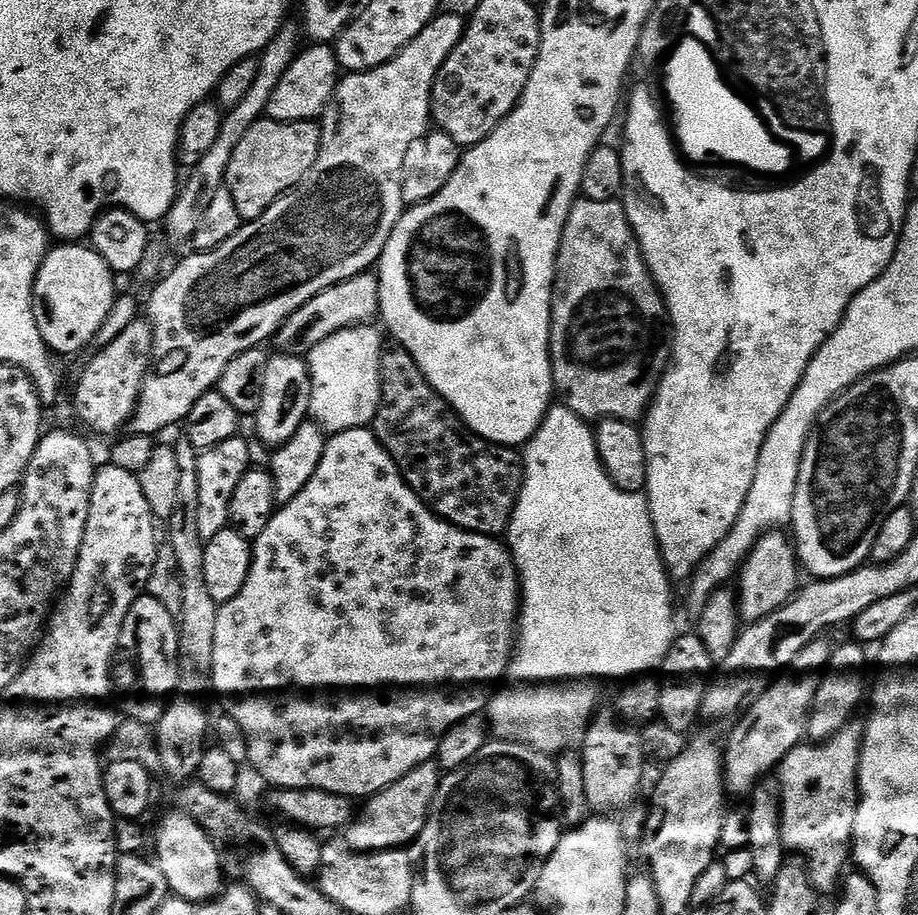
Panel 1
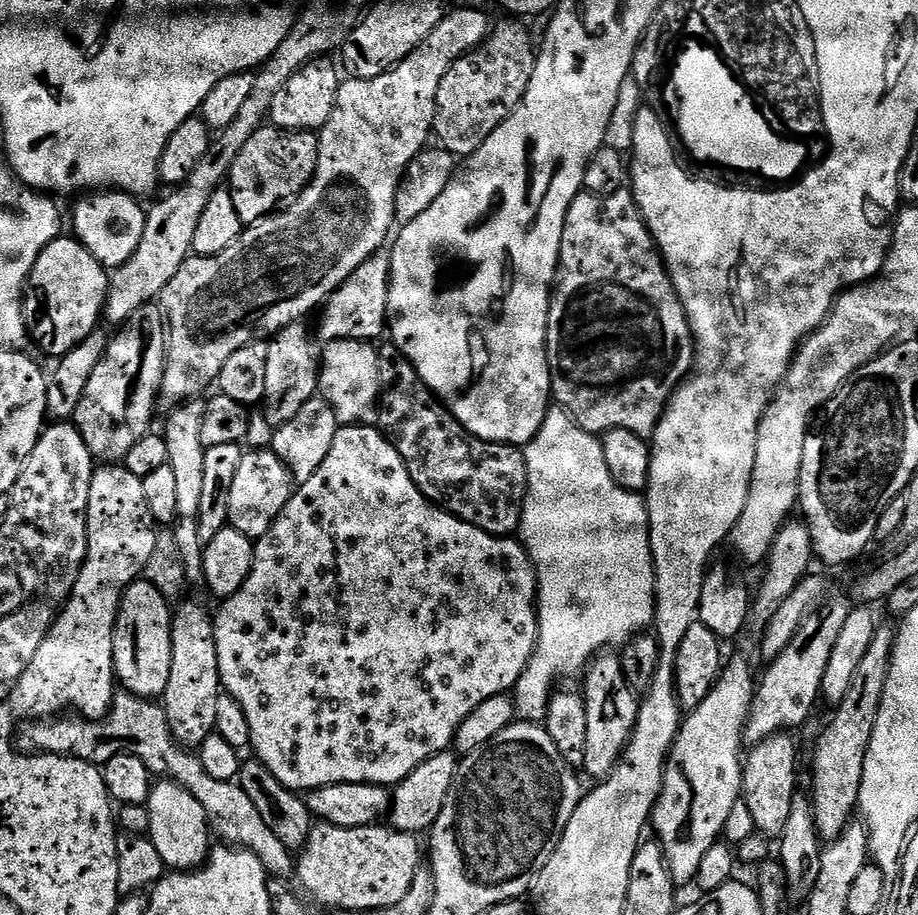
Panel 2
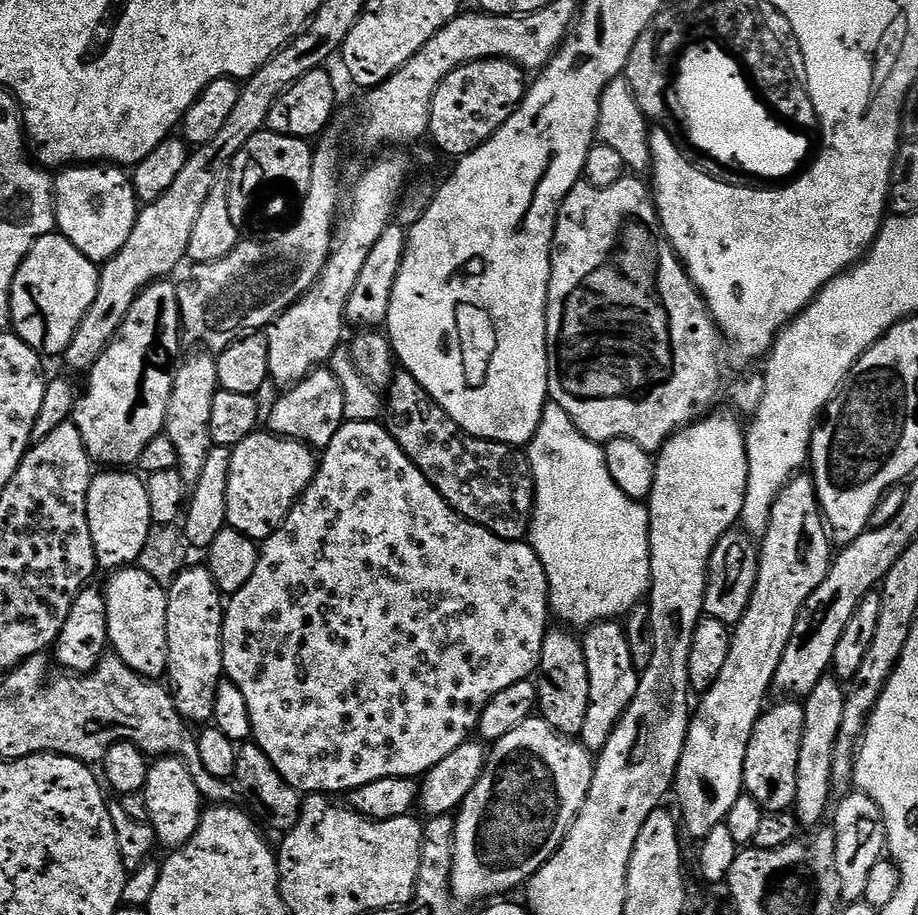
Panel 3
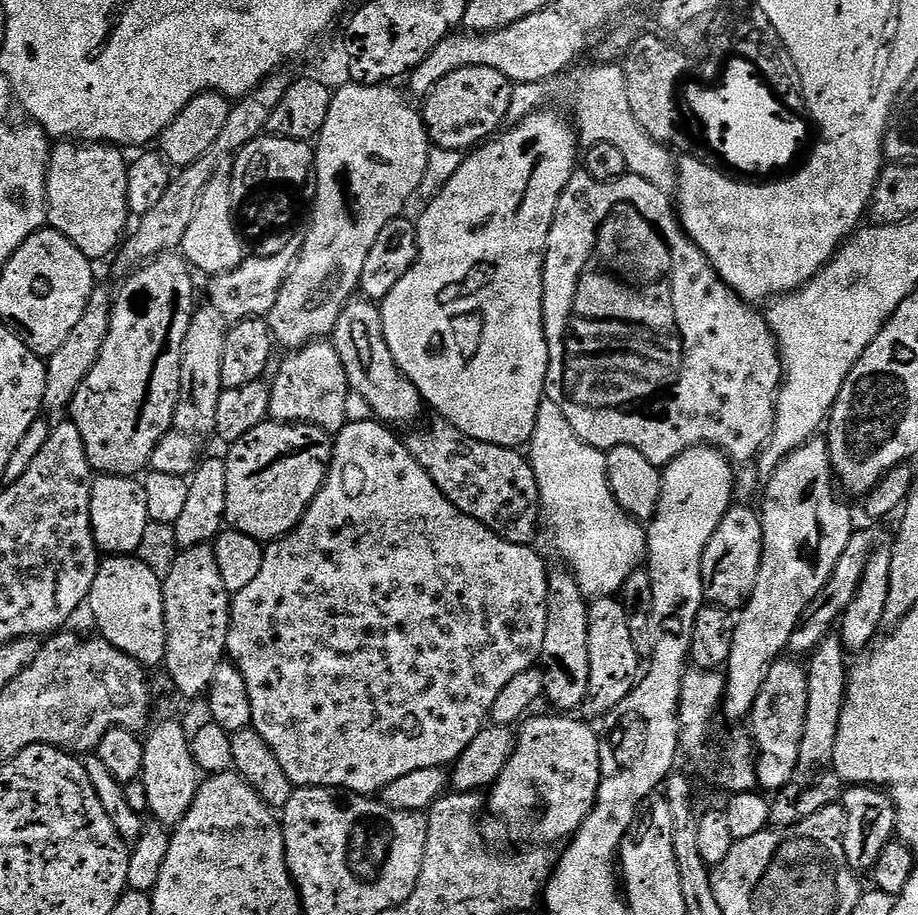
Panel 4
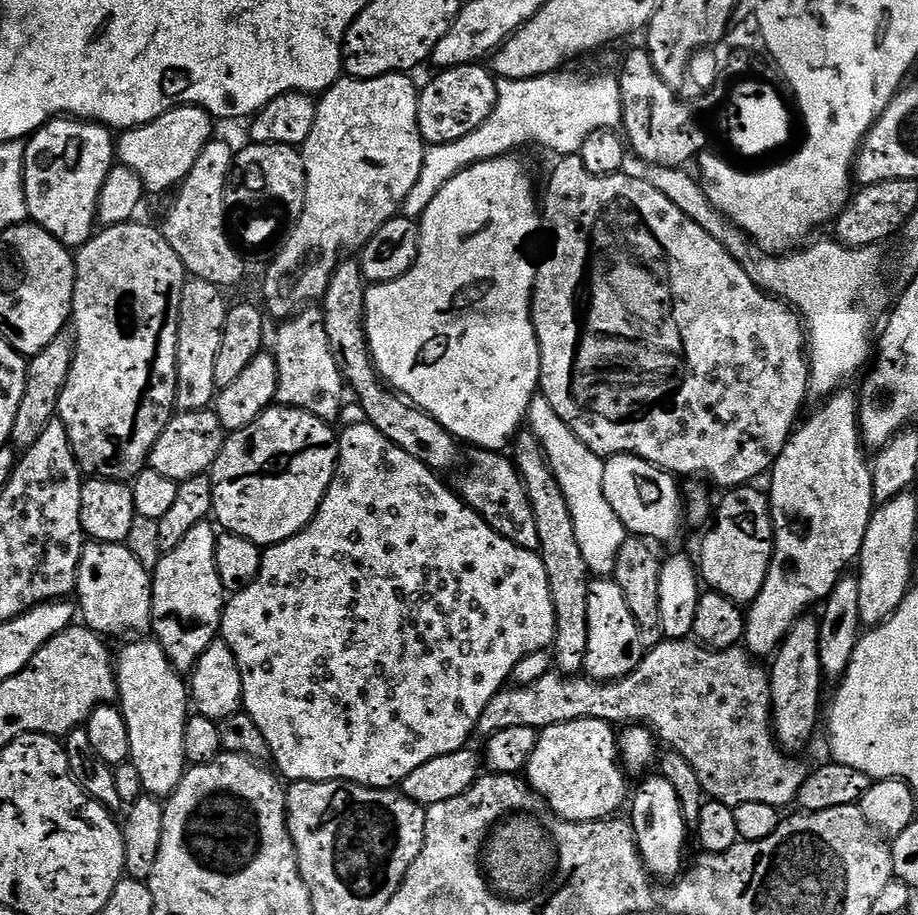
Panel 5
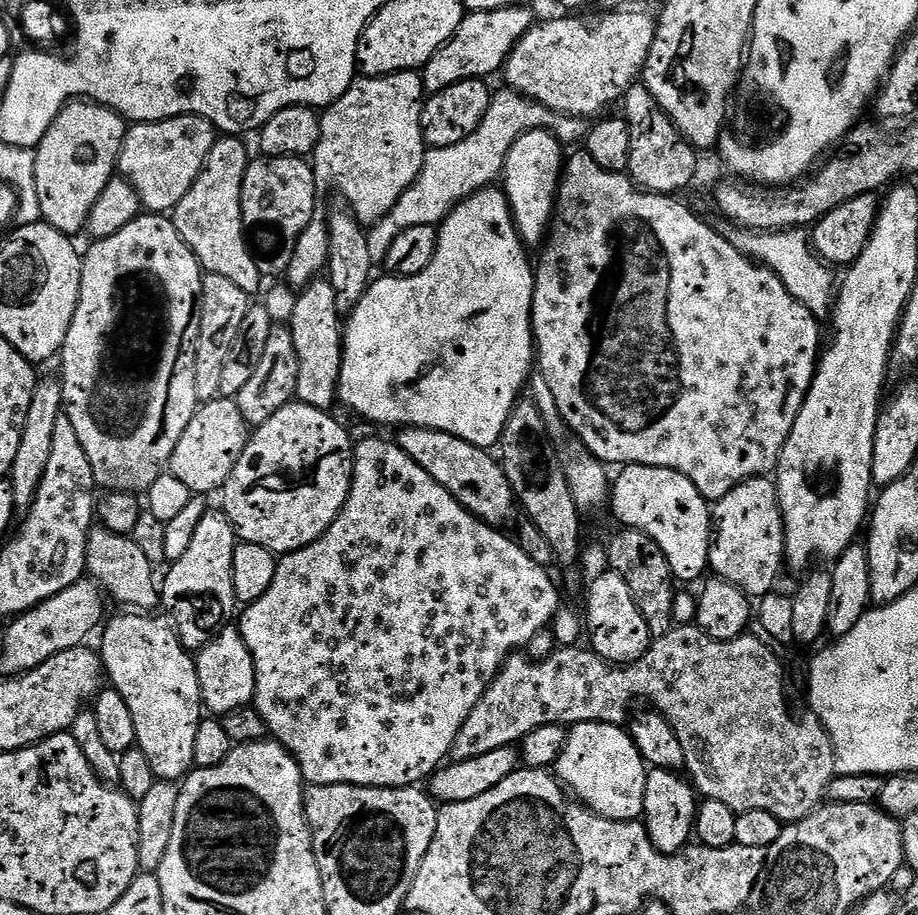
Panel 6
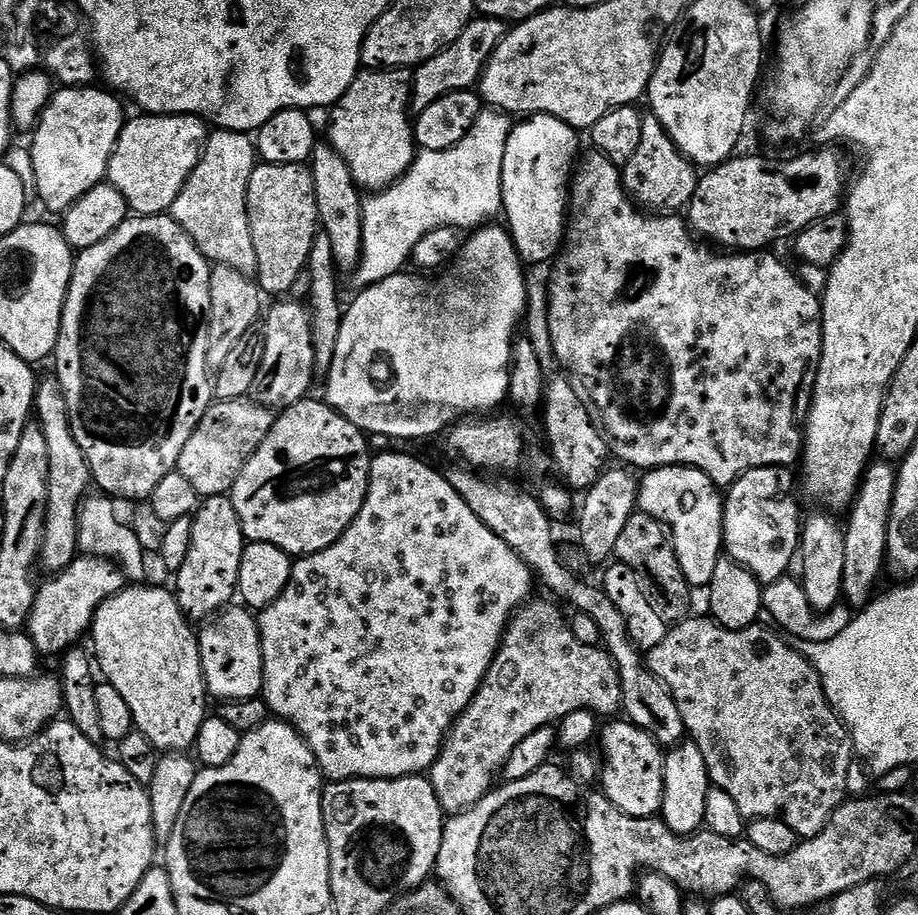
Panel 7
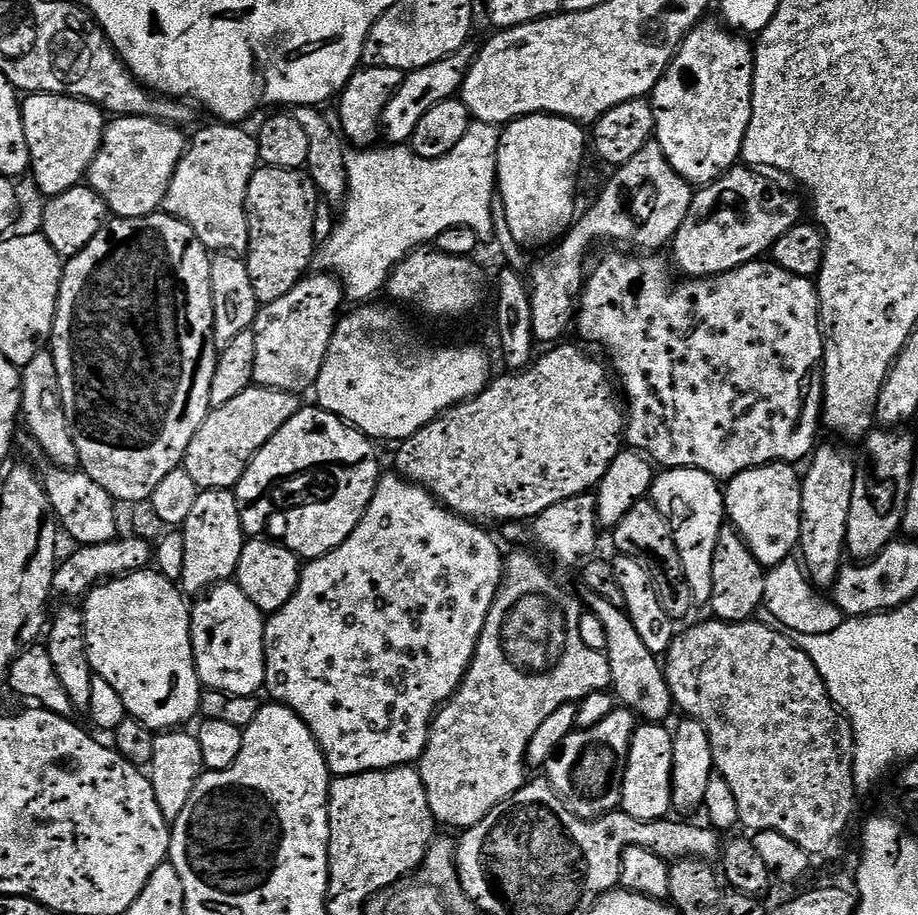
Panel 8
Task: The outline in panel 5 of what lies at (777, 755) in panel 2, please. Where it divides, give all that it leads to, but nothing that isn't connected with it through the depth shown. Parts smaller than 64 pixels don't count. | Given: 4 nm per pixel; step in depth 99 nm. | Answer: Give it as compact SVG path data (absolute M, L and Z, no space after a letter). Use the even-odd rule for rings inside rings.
M805 614L790 626L786 638L771 657L768 681L770 682L770 702L772 703L772 733L776 735L776 743L788 754L800 754L800 751L812 740L816 732L816 723L822 720L822 704L820 708L820 686L824 683L818 658L818 626L819 619L815 615Z

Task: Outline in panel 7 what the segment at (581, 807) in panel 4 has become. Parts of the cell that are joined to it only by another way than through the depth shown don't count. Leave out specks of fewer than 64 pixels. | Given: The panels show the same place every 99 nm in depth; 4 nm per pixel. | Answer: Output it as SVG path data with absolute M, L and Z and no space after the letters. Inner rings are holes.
M616 719L608 722L613 722L613 724L608 724L605 728L603 725L598 736L598 745L600 744L601 750L604 751L604 764L602 760L602 771L598 776L599 783L604 783L602 791L610 803L618 806L618 810L622 810L626 816L633 816L635 820L655 817L659 813L664 797L665 749L661 748L658 742L654 742L654 738L650 738L650 734L646 734L646 730L628 723L627 719Z

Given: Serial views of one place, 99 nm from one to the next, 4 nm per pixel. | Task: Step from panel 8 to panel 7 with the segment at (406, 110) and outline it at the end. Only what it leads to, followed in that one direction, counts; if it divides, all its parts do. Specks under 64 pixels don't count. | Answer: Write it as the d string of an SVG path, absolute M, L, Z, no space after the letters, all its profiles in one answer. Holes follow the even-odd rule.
M492 16L473 18L455 42L425 60L412 72L411 111L418 114L426 110L426 106L438 102L438 98L446 98L446 94L475 89L484 74L484 67L490 62L494 50L503 42L505 35L505 21L496 20Z

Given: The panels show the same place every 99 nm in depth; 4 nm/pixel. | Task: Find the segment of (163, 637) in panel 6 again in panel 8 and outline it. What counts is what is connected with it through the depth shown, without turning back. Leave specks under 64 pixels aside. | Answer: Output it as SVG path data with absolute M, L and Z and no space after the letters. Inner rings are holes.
M141 570L97 584L82 600L86 648L93 673L118 690L129 716L157 734L183 729L187 720L197 719L200 710L202 685L192 649L192 613L189 601L184 599L185 593L161 572Z

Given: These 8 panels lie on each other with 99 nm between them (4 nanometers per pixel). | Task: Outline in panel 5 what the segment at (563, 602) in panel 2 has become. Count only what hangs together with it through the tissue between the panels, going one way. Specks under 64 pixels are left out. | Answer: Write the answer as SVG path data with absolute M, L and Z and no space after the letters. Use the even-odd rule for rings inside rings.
M538 394L530 402L526 424L541 444L541 450L547 456L558 486L565 495L570 516L573 518L574 533L577 535L586 566L593 577L611 577L618 552L622 550L625 540L629 539L630 533L618 518L618 514L614 514L610 502L606 502L606 494L602 490L604 460L591 452L580 441L578 434L574 434L574 430L570 430L570 426L566 426L566 422L558 418L554 406L546 402L543 394Z

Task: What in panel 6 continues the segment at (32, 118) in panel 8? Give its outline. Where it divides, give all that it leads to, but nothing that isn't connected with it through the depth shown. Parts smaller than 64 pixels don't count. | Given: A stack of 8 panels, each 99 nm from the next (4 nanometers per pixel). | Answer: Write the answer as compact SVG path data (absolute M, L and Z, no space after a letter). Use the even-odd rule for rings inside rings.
M77 98L54 118L50 130L36 145L36 185L43 223L65 234L85 231L88 215L98 194L114 179L124 145L126 121L114 109Z

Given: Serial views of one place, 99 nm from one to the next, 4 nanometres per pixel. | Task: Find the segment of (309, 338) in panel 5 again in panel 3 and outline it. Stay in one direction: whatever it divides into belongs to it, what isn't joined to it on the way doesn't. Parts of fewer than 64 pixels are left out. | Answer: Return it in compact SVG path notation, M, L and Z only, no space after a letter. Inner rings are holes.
M321 366L311 372L305 380L281 391L272 413L267 413L266 428L274 436L285 436L297 440L313 450L323 450L334 442L334 434L346 423L344 419L344 395L342 386L331 367Z

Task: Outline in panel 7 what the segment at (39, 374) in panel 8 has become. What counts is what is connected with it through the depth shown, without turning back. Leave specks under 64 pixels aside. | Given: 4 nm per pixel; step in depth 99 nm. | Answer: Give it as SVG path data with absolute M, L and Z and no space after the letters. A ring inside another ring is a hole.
M54 374L41 379L36 386L36 403L34 405L34 416L42 425L46 434L46 447L50 450L50 482L48 483L48 509L46 510L46 522L44 523L44 537L40 547L39 563L44 564L48 574L61 572L78 555L78 514L80 503L85 496L89 495L90 485L93 483L92 471L82 454L82 446L74 438L74 430L70 426L70 410L66 406L66 394L60 385L60 379Z

